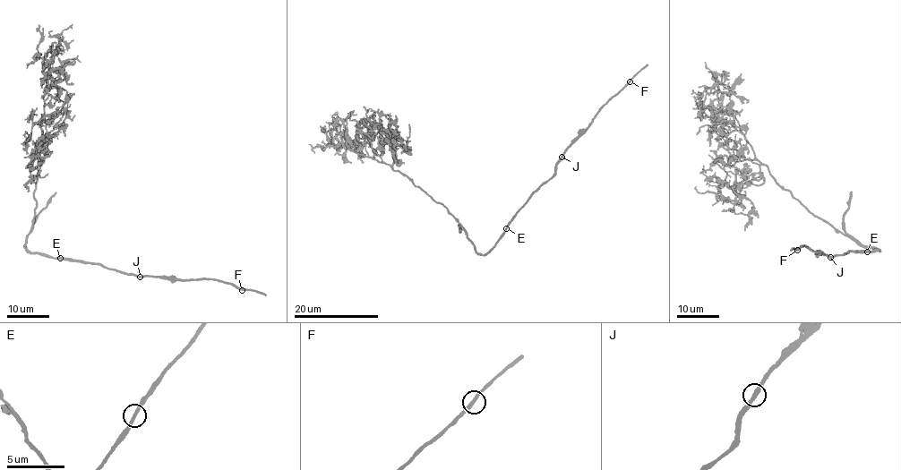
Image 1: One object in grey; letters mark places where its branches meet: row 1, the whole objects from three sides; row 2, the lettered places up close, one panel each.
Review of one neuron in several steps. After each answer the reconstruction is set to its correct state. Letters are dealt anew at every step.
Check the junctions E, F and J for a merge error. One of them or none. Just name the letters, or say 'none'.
none

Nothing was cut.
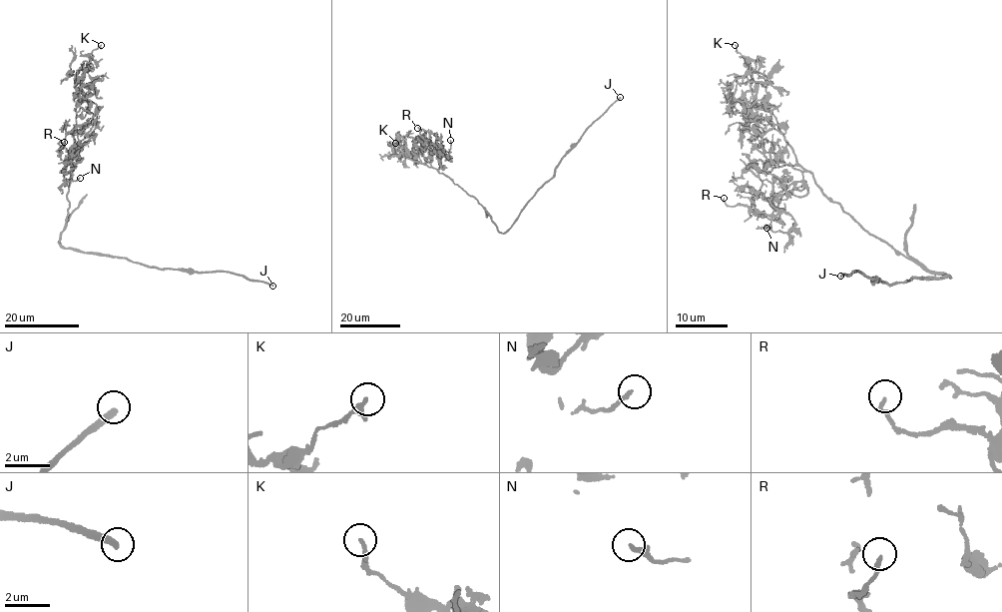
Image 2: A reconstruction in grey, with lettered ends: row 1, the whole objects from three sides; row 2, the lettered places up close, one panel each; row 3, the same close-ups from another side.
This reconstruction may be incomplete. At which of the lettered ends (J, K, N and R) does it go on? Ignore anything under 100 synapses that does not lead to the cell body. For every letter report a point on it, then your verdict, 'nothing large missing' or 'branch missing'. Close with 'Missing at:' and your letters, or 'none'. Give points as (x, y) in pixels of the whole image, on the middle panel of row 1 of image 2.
J: at (620, 97); branch missing
K: at (395, 143); nothing large missing
N: at (450, 140); nothing large missing
R: at (417, 128); nothing large missing
Missing at: J

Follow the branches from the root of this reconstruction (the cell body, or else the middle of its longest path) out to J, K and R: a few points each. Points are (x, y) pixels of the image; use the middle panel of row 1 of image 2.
J: (494, 224), (502, 233), (510, 228), (538, 189), (552, 177), (561, 158), (585, 129), (620, 97)
K: (494, 224), (477, 199), (434, 168), (409, 158), (403, 152), (397, 139), (400, 153), (395, 154), (395, 143)
R: (494, 224), (477, 199), (426, 161), (421, 149), (425, 149), (425, 139), (417, 128)

